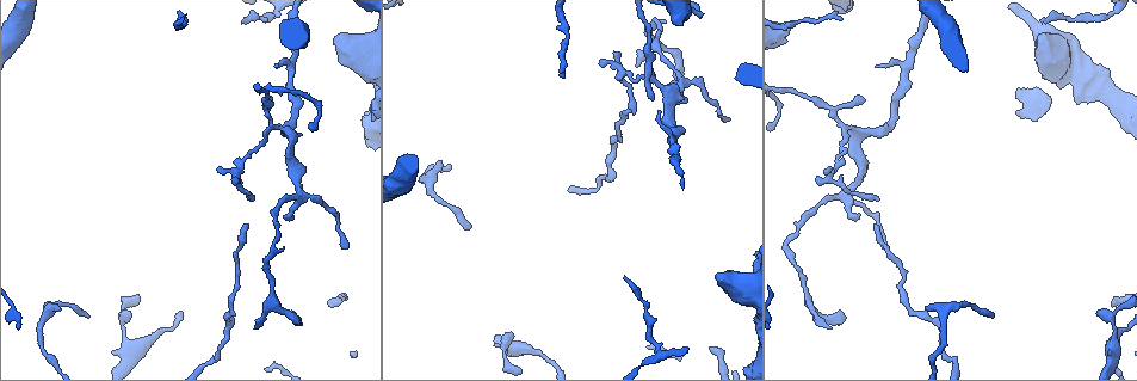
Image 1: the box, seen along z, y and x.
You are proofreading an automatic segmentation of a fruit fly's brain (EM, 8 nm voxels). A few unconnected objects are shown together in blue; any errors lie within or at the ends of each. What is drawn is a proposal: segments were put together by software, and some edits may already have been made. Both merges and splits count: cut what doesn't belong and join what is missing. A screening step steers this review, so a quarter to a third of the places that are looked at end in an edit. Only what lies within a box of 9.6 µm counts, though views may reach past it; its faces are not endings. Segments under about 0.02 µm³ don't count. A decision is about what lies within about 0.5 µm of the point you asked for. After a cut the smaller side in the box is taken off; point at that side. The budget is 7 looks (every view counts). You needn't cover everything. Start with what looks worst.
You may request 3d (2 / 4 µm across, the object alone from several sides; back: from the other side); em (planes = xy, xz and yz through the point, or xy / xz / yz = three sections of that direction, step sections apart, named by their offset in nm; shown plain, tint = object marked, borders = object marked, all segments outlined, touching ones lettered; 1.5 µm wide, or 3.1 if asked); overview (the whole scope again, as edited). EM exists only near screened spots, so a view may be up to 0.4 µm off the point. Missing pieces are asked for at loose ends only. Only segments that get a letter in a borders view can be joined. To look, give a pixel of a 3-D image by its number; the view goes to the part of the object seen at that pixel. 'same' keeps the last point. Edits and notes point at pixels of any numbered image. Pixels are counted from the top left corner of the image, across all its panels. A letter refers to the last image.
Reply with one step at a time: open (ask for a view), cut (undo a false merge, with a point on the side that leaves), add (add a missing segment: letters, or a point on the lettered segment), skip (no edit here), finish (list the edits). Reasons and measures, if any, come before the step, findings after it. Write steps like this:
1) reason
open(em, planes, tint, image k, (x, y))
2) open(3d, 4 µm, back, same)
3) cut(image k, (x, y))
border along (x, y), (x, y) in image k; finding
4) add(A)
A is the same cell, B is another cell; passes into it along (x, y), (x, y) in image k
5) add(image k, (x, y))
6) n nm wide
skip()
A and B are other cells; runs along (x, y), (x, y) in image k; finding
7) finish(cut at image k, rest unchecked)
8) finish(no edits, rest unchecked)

an open end
open(em, planes, plain, image 1, (994, 316))

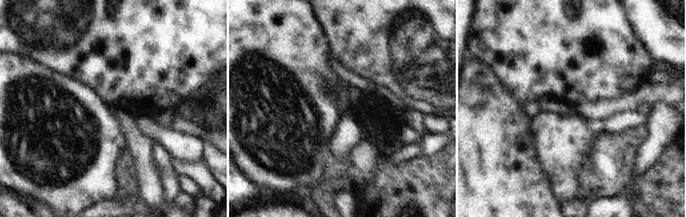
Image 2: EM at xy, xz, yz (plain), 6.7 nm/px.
what lies round it
open(em, planes, borders, same)

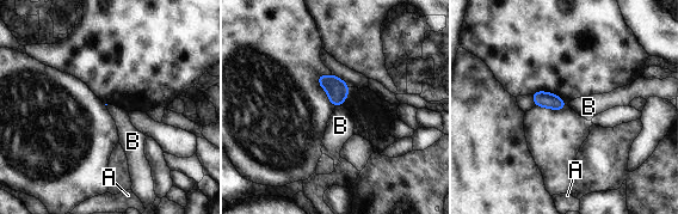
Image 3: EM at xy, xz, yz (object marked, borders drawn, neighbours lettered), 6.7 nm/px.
skip()
A and B are other cells; border along (340, 104), (336, 106) in image 3; no lettered segment goes on from it

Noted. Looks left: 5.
branch stops here
open(em, planes, borders, image 1, (248, 226))

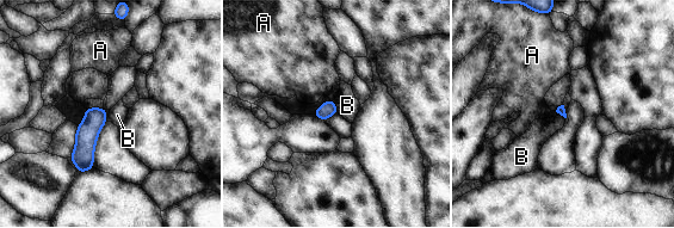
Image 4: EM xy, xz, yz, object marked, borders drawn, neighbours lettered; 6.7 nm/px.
skip()
A and B are other cells; no lettered segment goes on from it

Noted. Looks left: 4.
branch stops here
open(3d, 4 µm, image 1, (1098, 310))

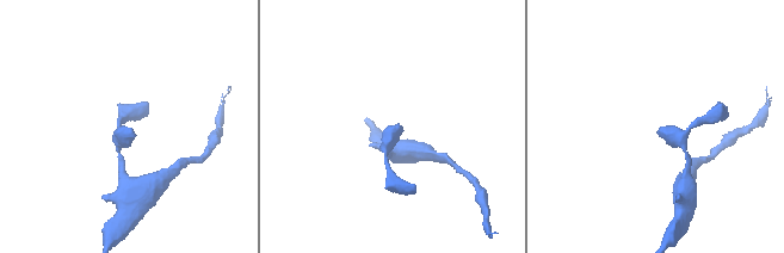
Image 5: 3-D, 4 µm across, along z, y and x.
open(em, xz, step 4, tint, image 5, (401, 125))

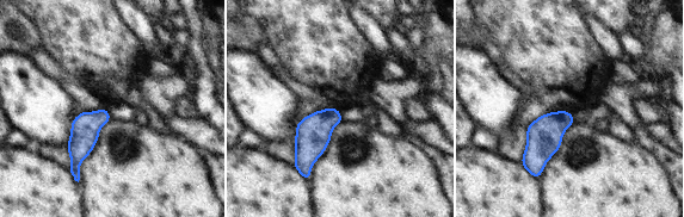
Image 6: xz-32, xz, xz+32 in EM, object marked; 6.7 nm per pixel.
cut it another way
open(em, planes, borders, same)

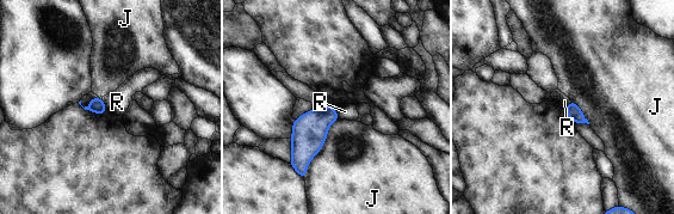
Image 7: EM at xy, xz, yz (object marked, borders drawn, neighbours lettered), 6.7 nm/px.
100 nm wide
skip()
J and R are other cells; border along (101, 98), (107, 109) in image 7; no lettered segment goes on from it

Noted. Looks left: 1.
finish(no edits, rest unchecked)

